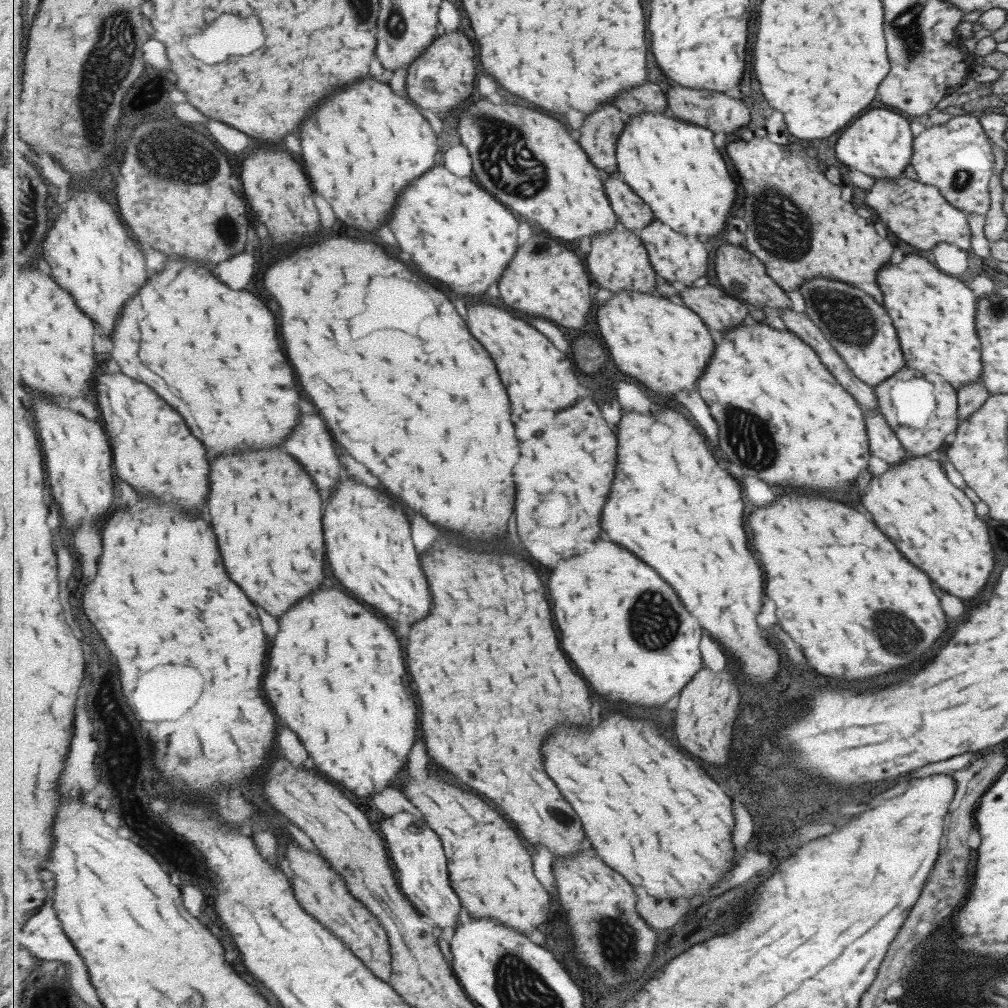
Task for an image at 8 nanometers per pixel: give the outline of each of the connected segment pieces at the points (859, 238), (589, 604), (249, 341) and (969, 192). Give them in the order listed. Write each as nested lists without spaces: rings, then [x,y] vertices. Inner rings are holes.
[[[753,135],[752,141],[730,141],[726,154],[741,178],[741,188],[745,190],[745,204],[739,206],[744,212],[747,224],[745,232],[746,248],[757,256],[767,267],[773,282],[782,291],[798,290],[802,282],[814,276],[844,282],[868,294],[877,304],[882,304],[880,288],[876,283],[878,270],[889,262],[893,248],[887,239],[881,239],[871,223],[859,217],[848,201],[841,199],[837,185],[829,184],[817,166],[799,153],[789,152],[768,137]]]
[[[599,542],[599,544],[583,544],[583,552],[579,556],[573,556],[567,564],[567,560],[563,560],[563,564],[559,564],[559,568],[551,574],[549,578],[549,590],[553,600],[557,600],[557,604],[553,606],[557,612],[557,624],[561,628],[561,636],[563,636],[563,646],[565,651],[569,653],[571,659],[578,668],[581,668],[583,676],[595,686],[595,690],[609,698],[609,702],[615,704],[625,704],[625,706],[641,706],[641,708],[659,708],[671,702],[673,696],[681,695],[683,688],[695,678],[695,674],[699,674],[699,670],[703,668],[703,656],[701,656],[701,626],[697,619],[679,600],[677,592],[643,560],[639,560],[633,552],[629,552],[613,542]]]
[[[171,260],[167,264],[167,270],[163,274],[155,276],[153,280],[149,280],[147,288],[143,288],[143,292],[139,292],[139,296],[135,296],[135,300],[131,300],[131,308],[127,308],[127,312],[123,312],[123,324],[119,324],[119,320],[121,320],[121,316],[118,319],[119,332],[115,332],[115,340],[113,340],[115,350],[113,350],[111,358],[115,358],[121,364],[123,372],[127,376],[131,376],[135,380],[143,380],[145,384],[151,384],[151,388],[157,388],[155,392],[159,392],[159,396],[163,396],[175,410],[179,410],[183,414],[193,436],[197,436],[205,444],[207,458],[211,462],[223,454],[253,452],[253,450],[261,450],[267,446],[279,446],[297,428],[299,416],[301,416],[301,410],[299,410],[301,394],[297,388],[297,378],[293,374],[293,366],[289,364],[287,354],[283,352],[275,314],[255,294],[251,294],[247,290],[229,290],[227,284],[217,280],[207,266],[201,266],[193,260]]]
[[[962,113],[915,135],[912,138],[910,164],[917,181],[934,186],[951,206],[971,214],[985,215],[988,211],[988,184],[993,174],[993,155],[989,140],[973,114]]]

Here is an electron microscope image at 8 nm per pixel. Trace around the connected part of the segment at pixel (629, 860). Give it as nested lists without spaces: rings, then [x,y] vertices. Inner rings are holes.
[[[619,712],[607,716],[601,726],[587,734],[575,728],[557,728],[555,736],[547,740],[547,772],[555,776],[563,796],[583,816],[583,828],[587,828],[587,838],[599,856],[627,876],[633,886],[645,886],[649,896],[705,900],[731,872],[737,854],[733,844],[737,822],[731,798],[695,760],[669,744],[655,722],[631,720]]]

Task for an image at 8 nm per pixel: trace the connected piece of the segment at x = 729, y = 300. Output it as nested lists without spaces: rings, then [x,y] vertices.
[[[705,281],[687,286],[680,296],[681,302],[691,307],[711,330],[727,332],[750,320],[749,308],[739,299],[729,296],[721,287]]]

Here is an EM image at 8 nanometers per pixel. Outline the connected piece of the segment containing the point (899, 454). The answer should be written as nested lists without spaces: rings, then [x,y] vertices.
[[[866,410],[864,425],[867,435],[869,456],[878,458],[889,465],[899,465],[905,461],[905,450],[900,445],[897,437],[885,422],[878,410]]]

